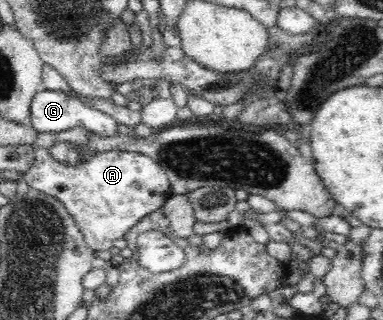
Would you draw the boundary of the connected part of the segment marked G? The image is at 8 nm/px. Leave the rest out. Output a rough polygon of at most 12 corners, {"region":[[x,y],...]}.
{"region":[[40,89],[30,126],[40,134],[81,127],[114,137],[118,123],[64,91]]}

